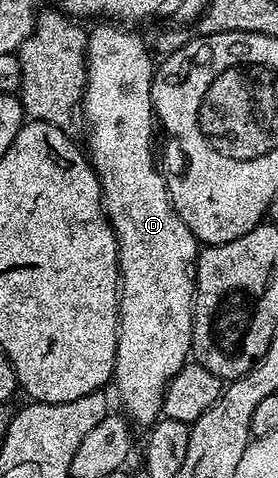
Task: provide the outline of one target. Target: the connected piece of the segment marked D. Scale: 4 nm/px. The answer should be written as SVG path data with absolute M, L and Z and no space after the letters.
M104 24L108 26L91 27L88 30L88 82L84 85L82 99L82 118L88 121L88 146L86 145L86 157L92 163L92 171L100 181L100 193L104 196L104 212L112 224L112 230L116 233L118 244L118 260L120 261L120 323L118 324L118 344L116 345L116 359L114 360L114 387L120 397L123 413L129 423L137 427L151 427L152 423L161 417L164 409L164 390L168 382L189 361L192 353L192 307L196 297L196 259L198 257L198 243L195 236L186 228L186 224L178 216L178 212L172 203L172 197L168 191L166 178L156 171L152 163L152 122L154 126L154 111L152 108L152 79L154 77L154 62L144 47L144 42L136 34L123 30L120 24Z

